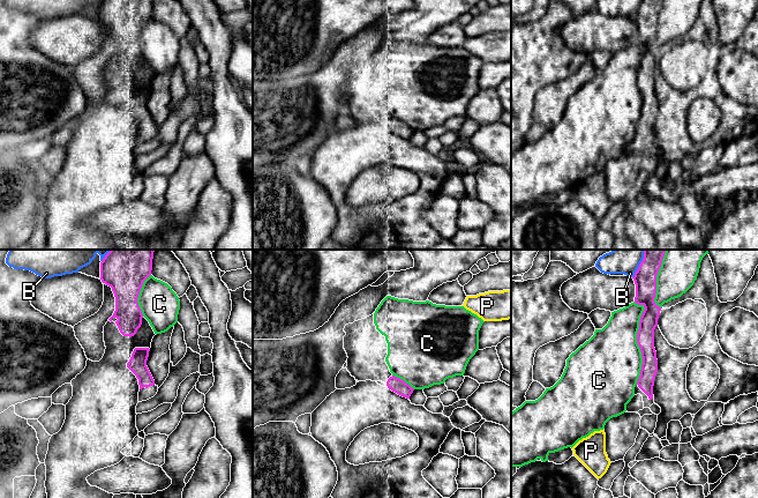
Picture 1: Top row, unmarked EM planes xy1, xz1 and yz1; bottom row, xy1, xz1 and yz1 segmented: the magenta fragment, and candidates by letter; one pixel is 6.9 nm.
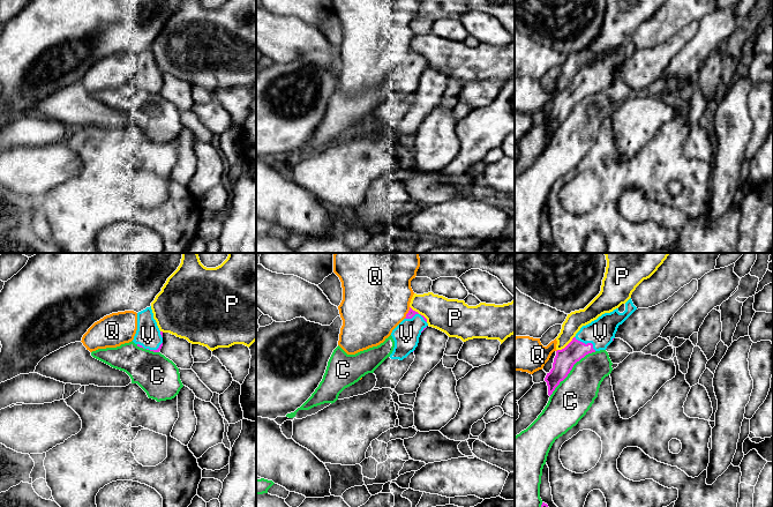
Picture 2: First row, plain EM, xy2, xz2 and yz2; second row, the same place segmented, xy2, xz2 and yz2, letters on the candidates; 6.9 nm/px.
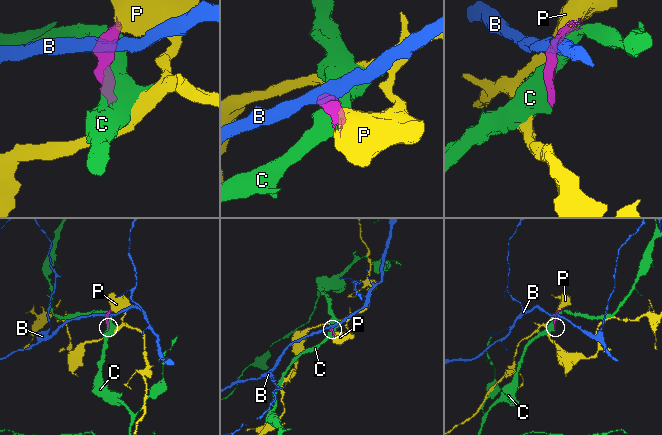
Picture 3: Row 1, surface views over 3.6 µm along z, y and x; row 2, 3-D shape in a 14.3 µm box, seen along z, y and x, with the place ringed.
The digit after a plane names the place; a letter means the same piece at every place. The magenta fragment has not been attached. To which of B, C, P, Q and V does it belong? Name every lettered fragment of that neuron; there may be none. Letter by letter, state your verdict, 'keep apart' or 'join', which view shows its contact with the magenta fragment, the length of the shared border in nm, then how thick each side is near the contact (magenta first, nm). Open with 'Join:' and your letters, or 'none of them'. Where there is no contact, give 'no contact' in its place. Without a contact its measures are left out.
Join: V
B: keep apart | yz1 | 220 nm | 160/220 nm
C: keep apart | yz1 | 600 nm | 130/440 nm
P: keep apart | yz2 | 160 nm | 140/120 nm
Q: keep apart | xz2 | 90 nm | 50/480 nm
V: join | yz2 | 180 nm | 140/190 nm

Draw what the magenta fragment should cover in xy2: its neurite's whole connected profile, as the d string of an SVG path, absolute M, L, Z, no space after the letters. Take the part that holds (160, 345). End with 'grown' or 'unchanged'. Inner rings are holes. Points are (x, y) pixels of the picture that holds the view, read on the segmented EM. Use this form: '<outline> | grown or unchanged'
M150 307L137 313L137 330L133 342L143 349L159 352L163 346L163 331L159 330Z | grown

